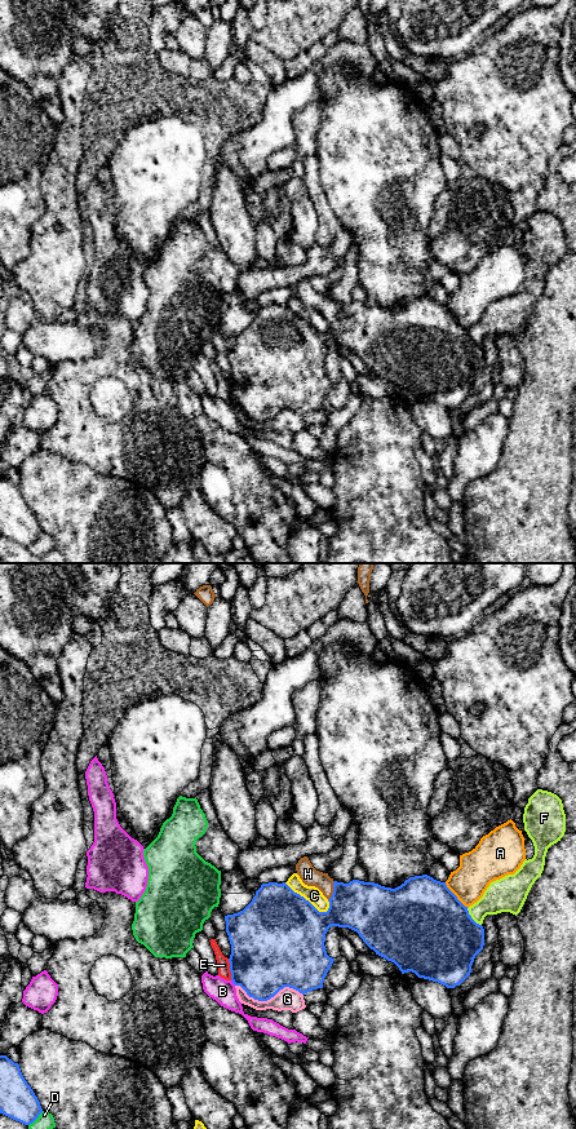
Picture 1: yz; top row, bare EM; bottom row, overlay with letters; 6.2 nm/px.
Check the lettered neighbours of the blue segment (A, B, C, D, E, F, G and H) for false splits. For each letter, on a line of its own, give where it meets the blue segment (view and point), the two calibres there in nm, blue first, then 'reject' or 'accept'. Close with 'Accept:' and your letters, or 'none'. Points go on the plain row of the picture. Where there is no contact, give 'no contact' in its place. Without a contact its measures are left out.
A: yz (455, 317) | 500/240 nm | reject
B: yz (233, 403) | 420/150 nm | reject
C: yz (305, 321) | 500/100 nm | reject
D: yz (35, 540) | 220/110 nm | reject
E: yz (230, 390) | 460/80 nm | reject
F: yz (470, 339) | 500/200 nm | reject
G: yz (269, 420) | 420/140 nm | reject
H: yz (333, 311) | 320/110 nm | accept
Accept: H

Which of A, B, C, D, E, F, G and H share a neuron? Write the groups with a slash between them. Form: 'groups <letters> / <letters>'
groups A / B / C / D / E / F / G / H

